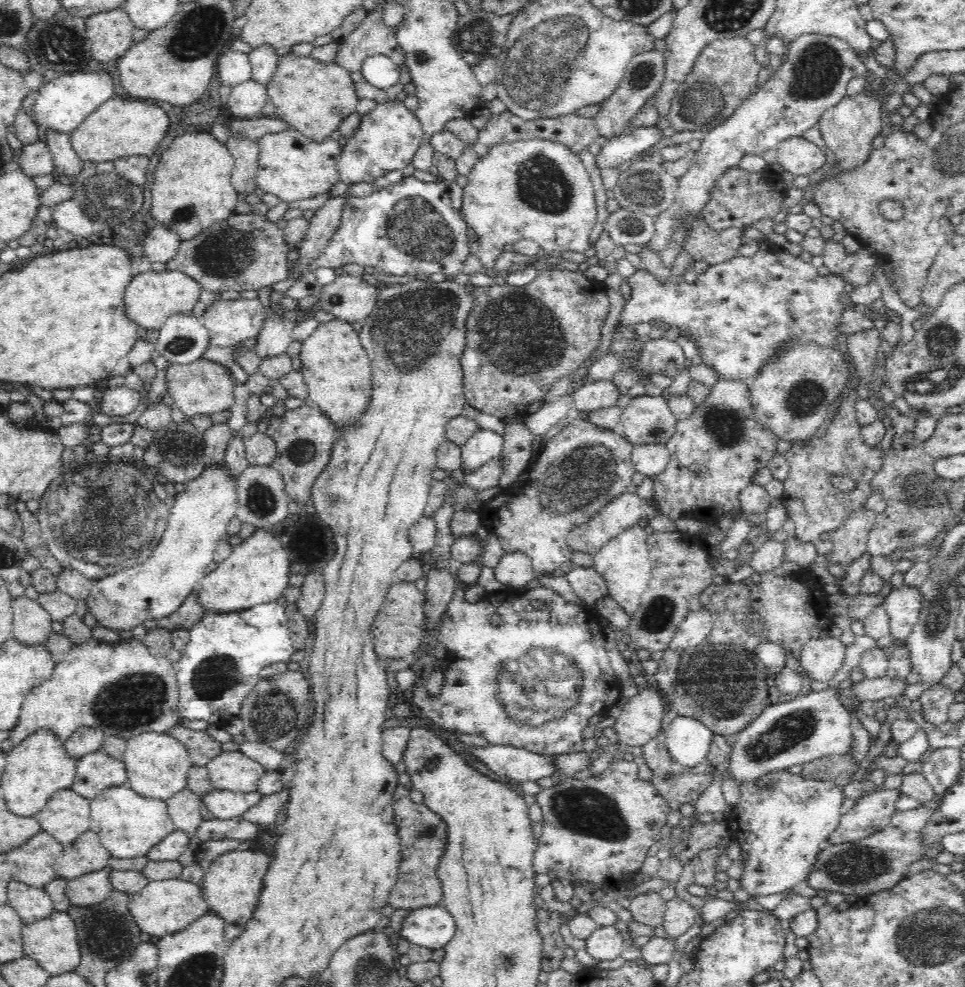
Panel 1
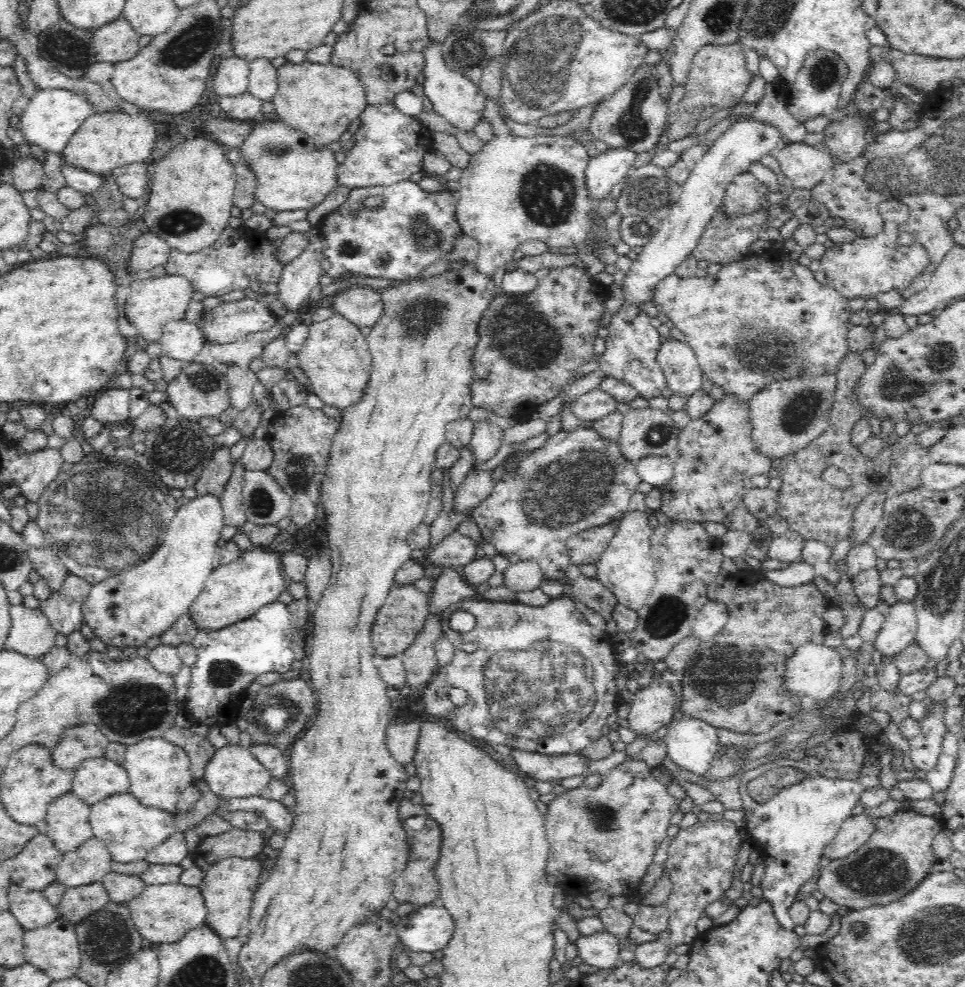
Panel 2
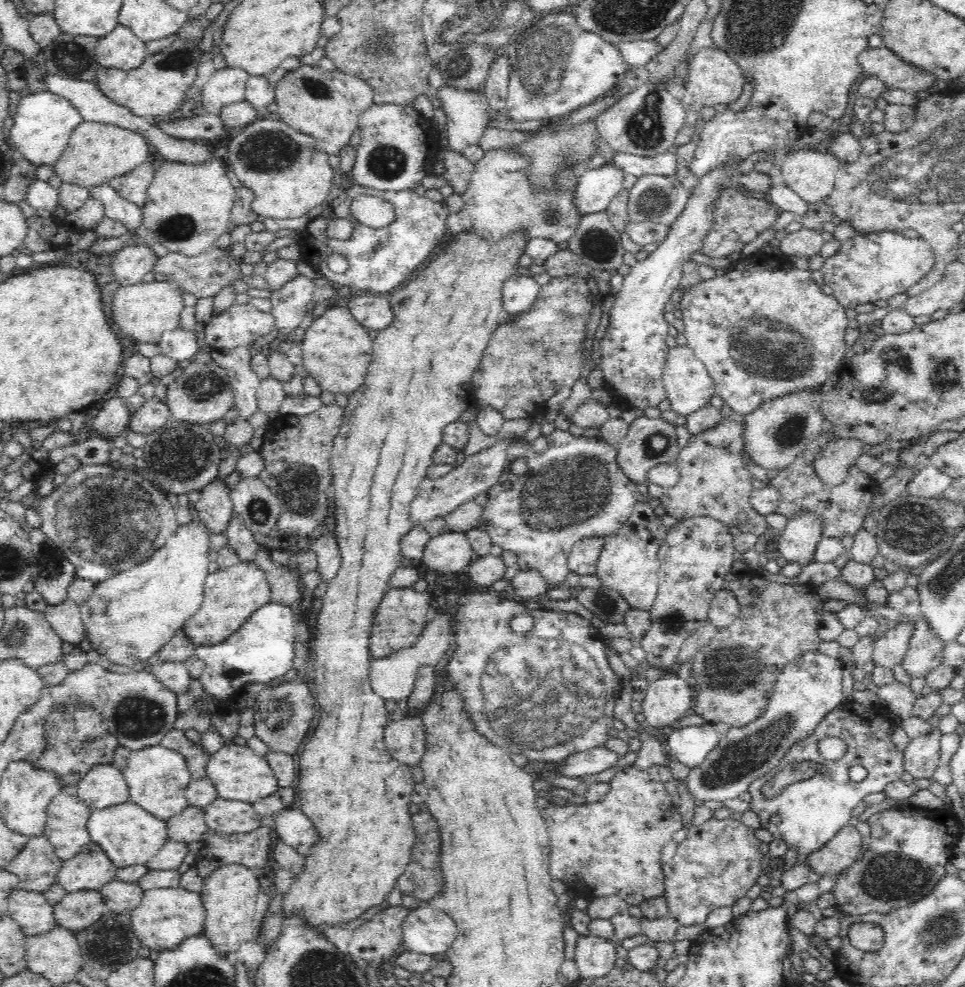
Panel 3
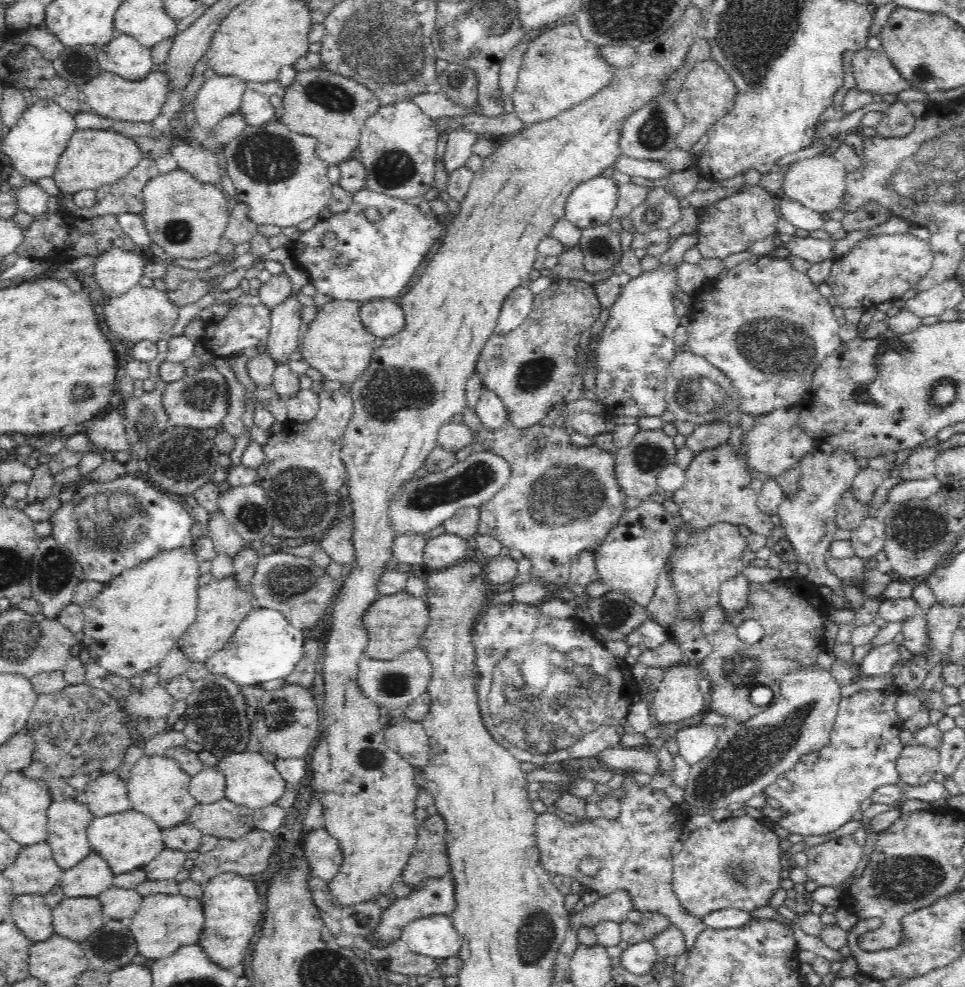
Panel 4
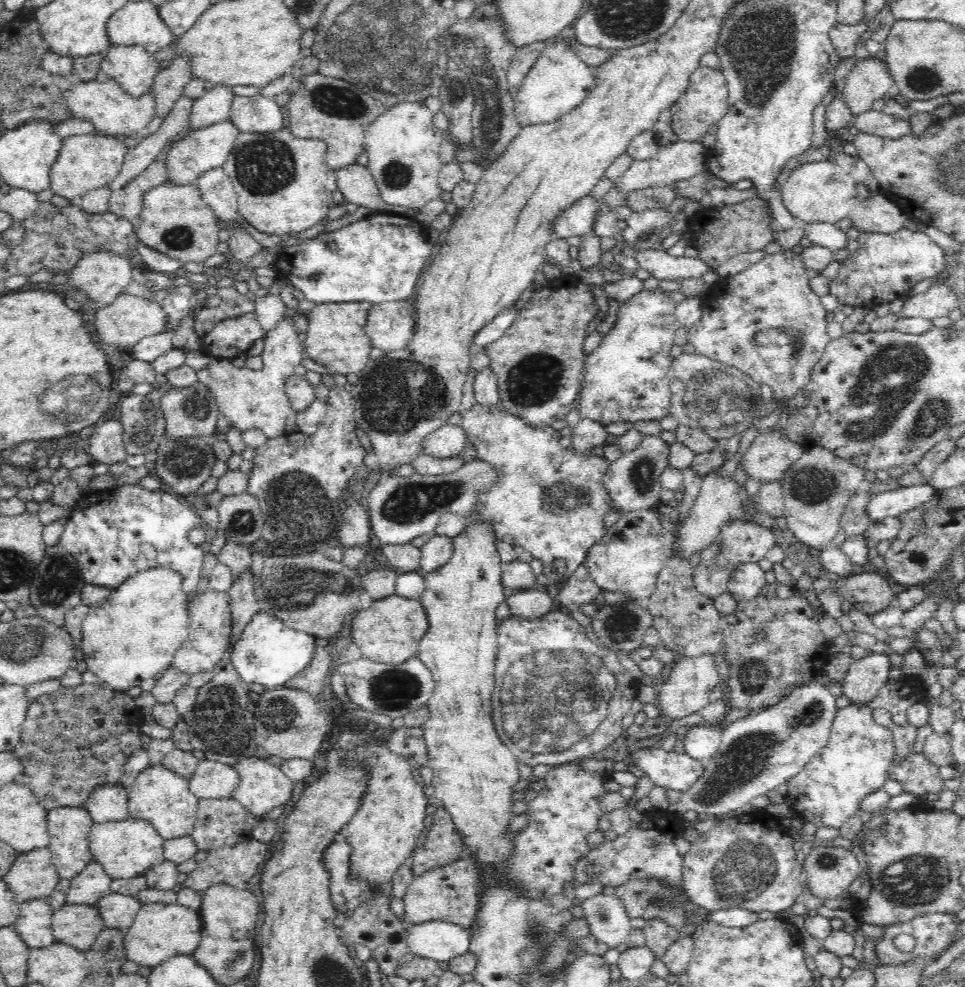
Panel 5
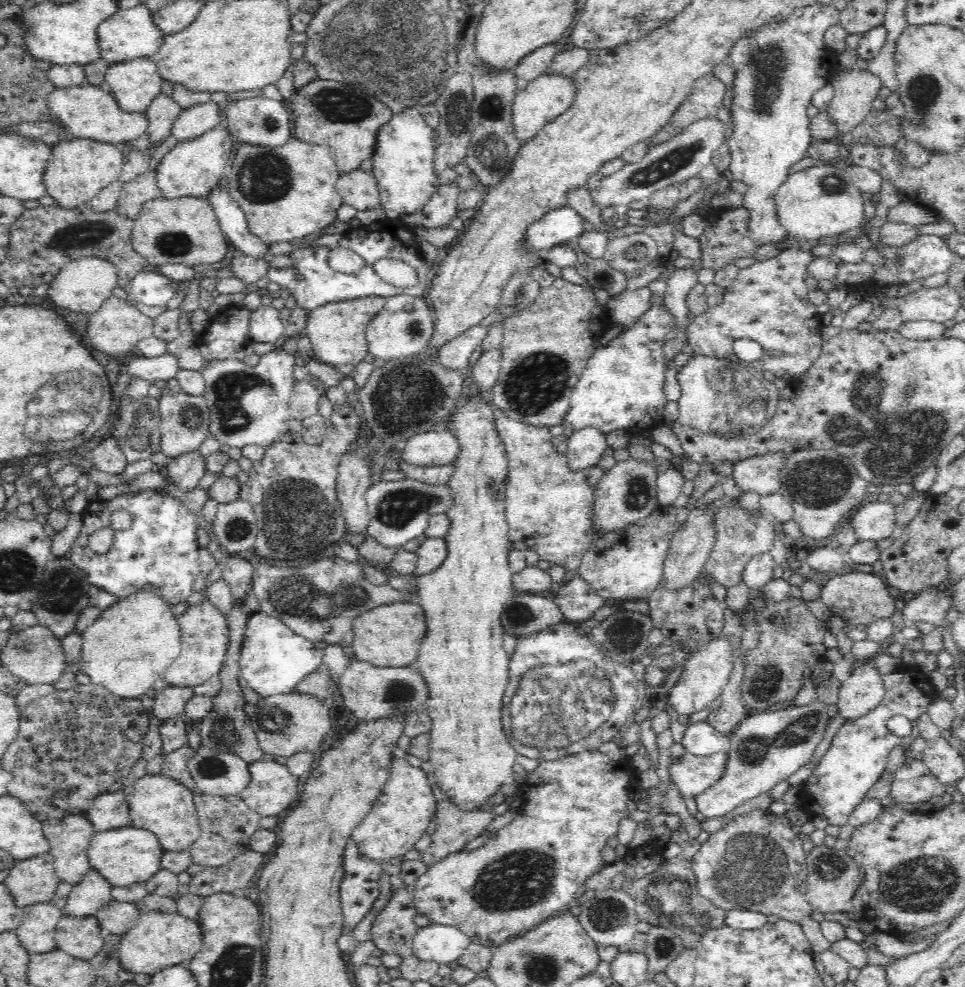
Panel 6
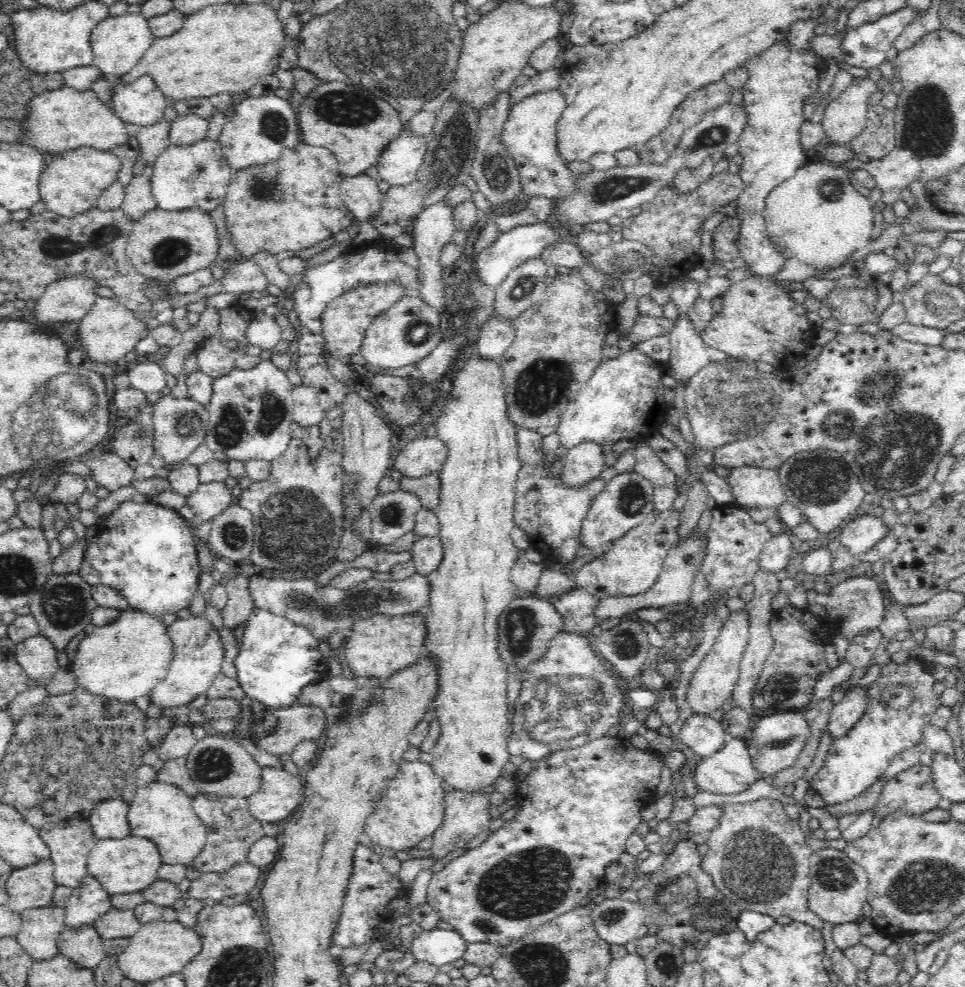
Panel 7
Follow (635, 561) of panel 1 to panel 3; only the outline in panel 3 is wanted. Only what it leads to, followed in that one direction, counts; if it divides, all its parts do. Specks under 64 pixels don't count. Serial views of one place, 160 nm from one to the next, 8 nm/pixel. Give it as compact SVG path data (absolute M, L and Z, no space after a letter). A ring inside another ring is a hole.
M637 502L632 515L614 535L603 540L597 564L597 576L603 586L617 590L633 609L650 611L659 588L658 550L666 542L668 527L654 512L655 502Z

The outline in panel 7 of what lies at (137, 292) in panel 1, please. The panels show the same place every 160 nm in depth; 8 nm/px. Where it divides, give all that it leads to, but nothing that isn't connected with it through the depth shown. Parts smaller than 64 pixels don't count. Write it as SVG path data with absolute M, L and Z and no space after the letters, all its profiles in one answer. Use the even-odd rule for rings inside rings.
M99 297L94 301L92 308L78 321L77 337L80 348L86 350L87 356L92 362L106 362L110 365L118 362L128 352L134 350L136 343L150 330L139 318L139 315L128 310L113 298Z

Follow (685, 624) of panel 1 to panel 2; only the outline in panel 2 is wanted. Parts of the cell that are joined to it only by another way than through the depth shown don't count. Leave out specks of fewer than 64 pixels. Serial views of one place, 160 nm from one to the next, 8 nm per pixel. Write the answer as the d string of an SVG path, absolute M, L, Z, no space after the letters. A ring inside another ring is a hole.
M709 599L698 613L694 628L692 628L692 635L700 637L703 641L708 640L724 630L729 620L728 605L722 600Z

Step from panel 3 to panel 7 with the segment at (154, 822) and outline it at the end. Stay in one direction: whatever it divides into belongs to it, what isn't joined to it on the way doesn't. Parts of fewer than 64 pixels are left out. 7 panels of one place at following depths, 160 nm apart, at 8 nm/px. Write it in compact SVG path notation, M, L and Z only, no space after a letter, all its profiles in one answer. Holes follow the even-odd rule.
M133 835L122 840L97 840L94 850L90 851L87 858L89 874L111 896L143 892L150 884L160 880L158 871L162 864L161 855L154 842Z

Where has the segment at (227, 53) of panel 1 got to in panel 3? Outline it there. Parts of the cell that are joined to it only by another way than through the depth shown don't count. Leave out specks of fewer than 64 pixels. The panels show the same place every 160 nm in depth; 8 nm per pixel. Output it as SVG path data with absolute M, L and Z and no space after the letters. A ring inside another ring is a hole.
M241 68L216 70L202 89L204 112L219 115L224 108L245 100L249 74Z

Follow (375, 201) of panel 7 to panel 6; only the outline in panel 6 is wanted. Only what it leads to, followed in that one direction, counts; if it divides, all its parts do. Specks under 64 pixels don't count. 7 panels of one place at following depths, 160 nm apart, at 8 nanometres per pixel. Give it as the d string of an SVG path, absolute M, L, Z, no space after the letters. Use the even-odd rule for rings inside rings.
M356 169L354 172L342 173L336 190L343 198L343 203L354 206L356 210L364 212L381 205L377 180L372 172Z

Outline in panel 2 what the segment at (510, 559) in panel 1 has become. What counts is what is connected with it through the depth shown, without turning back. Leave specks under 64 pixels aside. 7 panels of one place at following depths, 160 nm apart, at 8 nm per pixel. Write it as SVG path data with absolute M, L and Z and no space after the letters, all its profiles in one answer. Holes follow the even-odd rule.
M519 561L519 564L510 565L504 572L504 585L514 592L541 588L545 580L540 566L534 561Z

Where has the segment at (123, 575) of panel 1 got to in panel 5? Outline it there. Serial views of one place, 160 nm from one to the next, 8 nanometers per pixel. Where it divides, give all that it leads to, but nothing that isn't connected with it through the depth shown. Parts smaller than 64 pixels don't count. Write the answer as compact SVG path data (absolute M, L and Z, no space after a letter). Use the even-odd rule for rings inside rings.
M164 568L151 569L150 571L139 573L136 577L130 577L130 579L126 580L120 588L112 589L112 594L110 594L106 600L102 600L102 602L98 602L98 604L91 606L88 616L86 616L82 623L82 638L80 640L84 656L83 658L87 664L87 670L94 672L102 682L106 682L106 684L111 686L114 690L128 692L130 688L138 688L144 680L150 680L150 678L154 678L158 672L162 673L166 668L168 668L175 652L180 648L180 646L182 646L183 642L186 642L188 626L190 624L190 619L187 615L187 604L189 600L187 599L187 595L182 592L181 586L182 579L173 571L168 571L168 569Z

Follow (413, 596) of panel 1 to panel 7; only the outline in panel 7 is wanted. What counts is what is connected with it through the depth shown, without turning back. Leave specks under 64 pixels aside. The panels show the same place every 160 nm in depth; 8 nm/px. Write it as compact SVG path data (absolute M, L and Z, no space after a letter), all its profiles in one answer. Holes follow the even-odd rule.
M422 613L404 616L371 616L355 622L352 629L352 636L346 639L344 656L355 678L387 680L398 670L414 664L418 656L424 652L427 626Z

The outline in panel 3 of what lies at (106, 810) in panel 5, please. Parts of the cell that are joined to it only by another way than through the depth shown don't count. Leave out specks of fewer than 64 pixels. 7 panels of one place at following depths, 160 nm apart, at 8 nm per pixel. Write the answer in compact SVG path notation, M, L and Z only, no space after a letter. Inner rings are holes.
M98 764L77 782L77 795L94 810L130 801L129 788L123 772L113 764Z

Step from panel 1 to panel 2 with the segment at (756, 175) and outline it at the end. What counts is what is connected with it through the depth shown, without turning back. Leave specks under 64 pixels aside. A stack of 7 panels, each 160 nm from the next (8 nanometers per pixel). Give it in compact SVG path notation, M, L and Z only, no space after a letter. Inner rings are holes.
M750 171L744 172L738 176L734 176L732 182L726 188L726 194L722 202L722 207L726 207L728 215L743 215L751 213L758 207L769 206L767 196L769 192L766 186L762 184Z

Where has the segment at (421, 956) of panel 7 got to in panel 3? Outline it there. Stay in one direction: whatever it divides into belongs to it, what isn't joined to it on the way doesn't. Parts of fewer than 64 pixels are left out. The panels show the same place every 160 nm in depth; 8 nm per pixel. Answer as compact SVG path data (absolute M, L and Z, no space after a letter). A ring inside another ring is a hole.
M420 901L403 924L403 940L401 950L418 954L446 954L457 938L457 925L444 911L432 910L426 901Z

